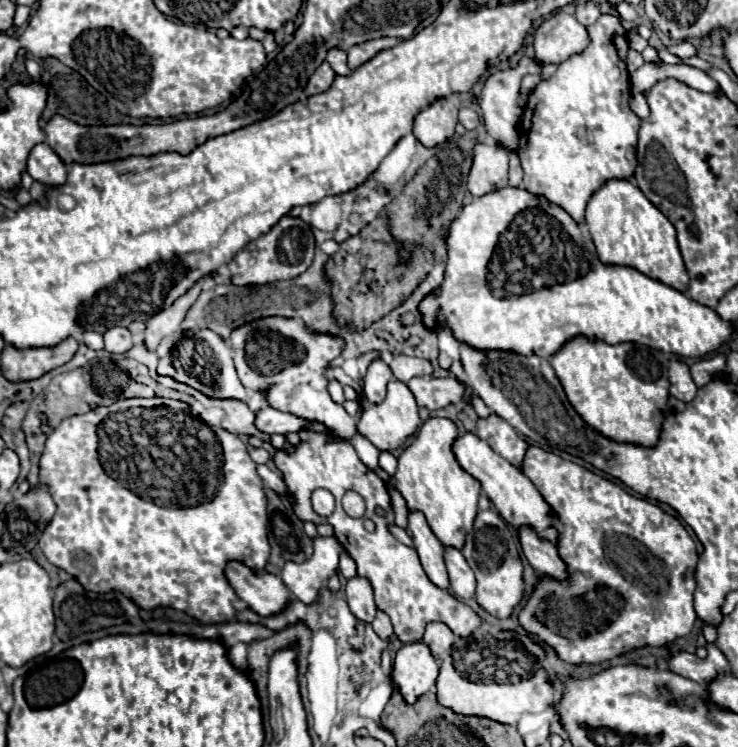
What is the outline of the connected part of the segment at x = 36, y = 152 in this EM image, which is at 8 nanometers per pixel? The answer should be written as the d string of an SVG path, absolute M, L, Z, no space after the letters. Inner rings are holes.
M46 142L36 144L30 150L26 172L34 180L42 182L44 186L64 184L66 182L66 170L68 170L68 166L64 164L64 160Z

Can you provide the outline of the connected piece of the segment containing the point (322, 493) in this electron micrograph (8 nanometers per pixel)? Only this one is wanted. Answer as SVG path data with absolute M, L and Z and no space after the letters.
M318 488L318 490L312 494L312 506L314 506L314 510L316 510L320 516L330 516L332 510L334 510L334 496L332 496L328 490Z

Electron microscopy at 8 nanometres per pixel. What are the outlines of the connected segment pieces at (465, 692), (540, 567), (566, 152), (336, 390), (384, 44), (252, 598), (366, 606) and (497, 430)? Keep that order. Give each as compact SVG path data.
M452 652L442 654L442 666L440 666L440 676L436 680L438 686L438 702L458 714L468 714L468 716L482 716L482 718L490 718L496 720L500 724L510 724L516 726L520 716L524 714L536 714L536 712L544 712L544 708L550 708L554 704L554 688L552 688L552 676L548 674L548 670L544 666L536 666L536 672L526 678L520 680L516 684L484 684L484 682L472 682L468 678L464 678L456 668L454 668L454 658Z
M520 528L520 542L524 556L528 558L530 566L538 572L540 578L552 578L552 580L570 578L566 562L558 556L558 548L554 544L536 536L536 532L530 528Z
M602 14L596 24L588 26L590 44L584 52L570 56L558 66L552 78L542 80L528 98L522 114L518 156L524 170L524 188L532 194L546 196L564 208L578 224L584 224L584 208L592 192L610 178L630 178L636 170L636 132L640 118L630 110L630 76L626 70L628 38L622 22L614 14Z
M328 378L328 392L330 392L330 396L332 396L332 400L334 402L338 402L338 404L344 404L344 394L342 394L342 386L340 386L340 382L338 380L334 380L334 378Z
M378 38L378 40L368 40L362 44L356 44L354 48L348 50L348 68L356 70L358 66L362 66L370 58L374 58L378 52L394 48L398 42L400 42L398 38Z
M228 562L224 574L234 588L236 596L244 600L256 614L270 616L280 612L290 600L290 590L284 586L282 578L270 572L252 572L242 562Z
M362 576L350 578L346 584L346 602L358 620L364 620L364 622L374 620L374 614L378 608L374 604L374 592L372 592L370 580Z
M490 414L486 418L478 418L476 436L486 440L494 452L498 452L504 460L510 460L518 470L522 470L524 454L528 452L528 442L500 416Z

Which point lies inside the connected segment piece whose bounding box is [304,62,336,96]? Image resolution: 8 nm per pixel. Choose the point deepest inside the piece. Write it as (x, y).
(321, 79)

